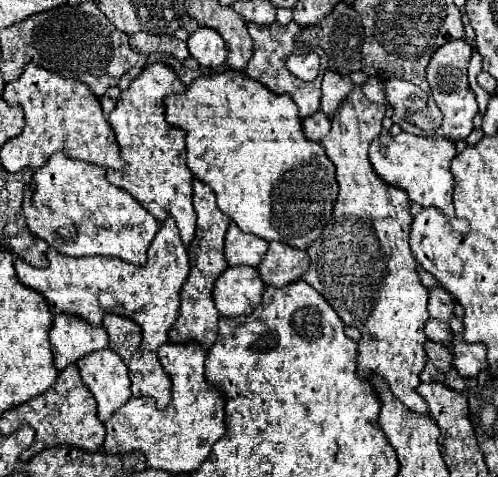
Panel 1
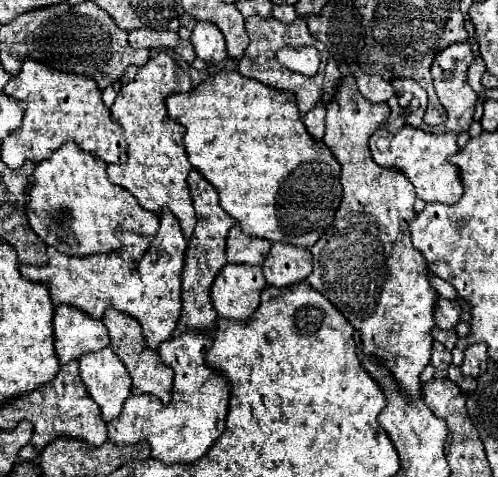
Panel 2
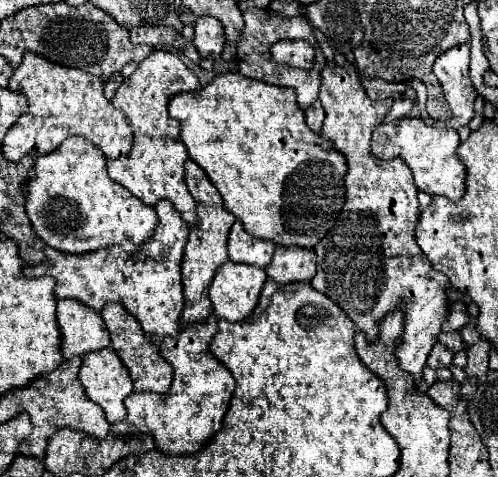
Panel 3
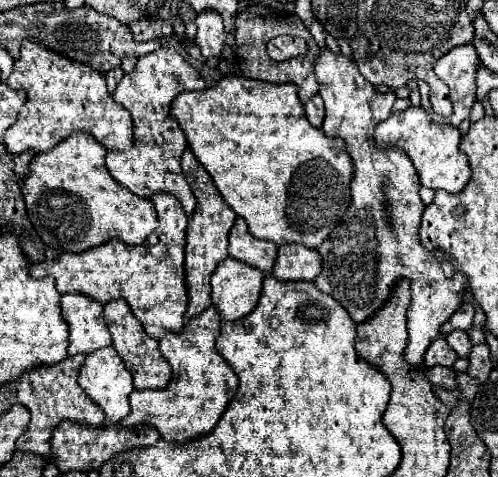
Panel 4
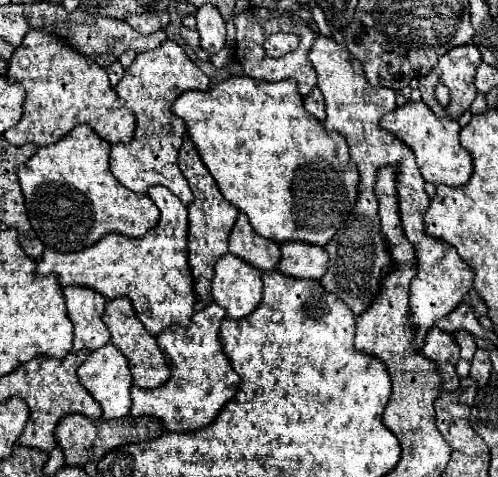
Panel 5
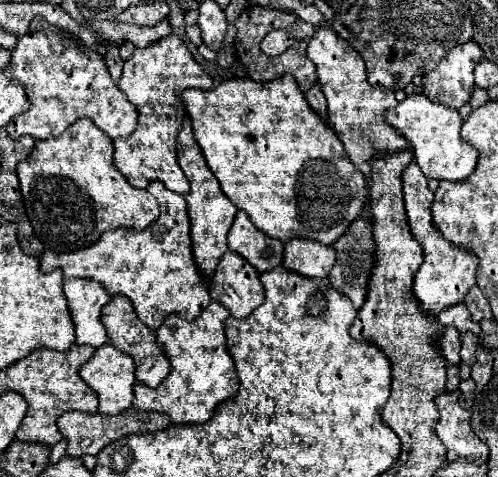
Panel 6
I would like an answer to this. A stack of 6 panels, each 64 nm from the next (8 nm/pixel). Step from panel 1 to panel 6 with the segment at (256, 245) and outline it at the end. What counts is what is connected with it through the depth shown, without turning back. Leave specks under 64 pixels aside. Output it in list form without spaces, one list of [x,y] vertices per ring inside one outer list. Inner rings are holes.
[[[238,210],[236,220],[228,232],[228,248],[248,260],[260,272],[280,266],[284,258],[284,244],[254,228],[244,210]]]

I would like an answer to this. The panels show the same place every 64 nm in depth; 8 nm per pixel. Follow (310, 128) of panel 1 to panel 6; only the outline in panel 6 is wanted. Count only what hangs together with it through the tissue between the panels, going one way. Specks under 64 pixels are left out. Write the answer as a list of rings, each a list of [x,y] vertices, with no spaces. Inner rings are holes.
[[[314,84],[304,96],[306,96],[306,102],[310,104],[310,108],[312,108],[314,112],[318,112],[318,116],[320,116],[322,120],[326,120],[326,98],[324,98],[324,94],[320,92],[320,86]]]

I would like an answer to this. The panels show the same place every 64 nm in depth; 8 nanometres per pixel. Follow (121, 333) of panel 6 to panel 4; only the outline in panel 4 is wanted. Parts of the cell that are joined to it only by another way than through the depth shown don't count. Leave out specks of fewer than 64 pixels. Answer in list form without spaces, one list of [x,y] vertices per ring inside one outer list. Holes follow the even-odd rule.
[[[112,300],[104,306],[102,312],[110,334],[112,334],[112,346],[116,348],[118,356],[122,358],[122,362],[126,364],[126,368],[130,370],[132,378],[134,378],[134,388],[136,390],[144,390],[144,388],[152,388],[152,390],[162,390],[168,386],[168,382],[172,380],[172,368],[166,362],[166,358],[160,354],[158,350],[158,342],[154,338],[150,338],[140,320],[136,320],[136,316],[132,316],[126,300]]]

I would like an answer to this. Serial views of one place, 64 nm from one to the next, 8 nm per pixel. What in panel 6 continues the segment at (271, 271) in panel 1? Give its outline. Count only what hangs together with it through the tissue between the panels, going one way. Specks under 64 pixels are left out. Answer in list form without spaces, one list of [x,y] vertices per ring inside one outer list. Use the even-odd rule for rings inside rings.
[[[294,238],[284,244],[284,268],[308,278],[326,278],[336,262],[334,248]]]

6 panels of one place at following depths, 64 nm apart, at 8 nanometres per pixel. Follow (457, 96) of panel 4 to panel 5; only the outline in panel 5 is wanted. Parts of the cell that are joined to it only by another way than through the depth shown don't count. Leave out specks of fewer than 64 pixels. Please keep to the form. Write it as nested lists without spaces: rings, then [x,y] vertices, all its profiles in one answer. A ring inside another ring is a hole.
[[[464,44],[464,46],[460,46],[460,48],[452,48],[452,52],[440,56],[436,68],[434,68],[428,76],[422,76],[422,78],[418,80],[418,88],[420,88],[420,92],[422,92],[422,102],[426,104],[428,100],[436,100],[436,98],[434,98],[434,86],[436,86],[438,82],[442,82],[442,84],[446,84],[446,86],[450,88],[450,98],[452,98],[452,102],[450,102],[448,108],[442,108],[440,104],[438,104],[436,108],[440,108],[440,110],[444,112],[444,116],[450,116],[450,118],[456,118],[456,120],[458,120],[466,110],[470,110],[470,104],[472,104],[474,98],[476,98],[474,72],[476,72],[476,68],[480,66],[480,62],[482,62],[482,60],[480,60],[480,52],[478,52],[478,48],[476,48],[474,44]]]

